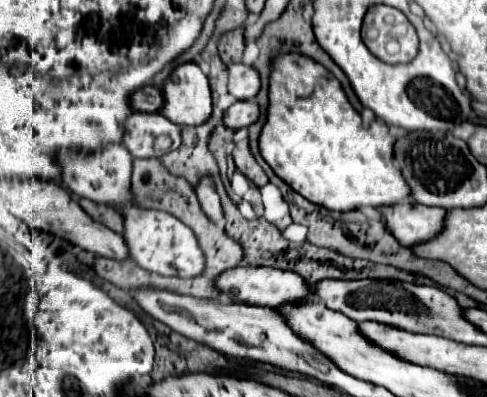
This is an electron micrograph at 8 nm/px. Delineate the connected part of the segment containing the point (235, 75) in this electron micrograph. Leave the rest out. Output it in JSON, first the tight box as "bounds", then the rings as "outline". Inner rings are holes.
{"bounds":[227,64,261,100],"outline":[[[229,64],[227,74],[227,92],[235,96],[235,100],[249,100],[257,96],[261,82],[255,68],[249,64]]]}

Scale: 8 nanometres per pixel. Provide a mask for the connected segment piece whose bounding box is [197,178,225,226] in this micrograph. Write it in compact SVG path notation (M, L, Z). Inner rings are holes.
M203 178L197 186L197 198L199 198L199 204L203 208L203 212L209 216L209 220L213 220L217 226L223 226L225 224L225 218L223 218L223 210L221 210L221 202L219 202L219 196L213 188L213 182L209 178Z

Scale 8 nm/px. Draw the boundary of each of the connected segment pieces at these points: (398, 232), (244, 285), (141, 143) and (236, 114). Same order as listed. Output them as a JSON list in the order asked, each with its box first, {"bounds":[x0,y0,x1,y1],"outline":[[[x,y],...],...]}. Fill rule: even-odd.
[{"bounds":[381,202,445,246],"outline":[[[413,202],[393,204],[393,208],[381,208],[381,216],[385,216],[385,226],[401,244],[411,246],[417,242],[431,240],[443,228],[445,210],[443,208],[429,208]]]},{"bounds":[217,266,311,308],"outline":[[[267,266],[229,268],[229,272],[221,272],[221,276],[217,276],[217,288],[221,288],[233,302],[269,306],[269,308],[279,308],[285,302],[301,302],[307,298],[307,294],[311,294],[311,288],[295,272],[285,272]]]},{"bounds":[123,112,181,158],"outline":[[[133,112],[125,120],[125,138],[123,146],[131,152],[133,158],[157,158],[159,152],[153,150],[153,142],[159,134],[167,134],[173,140],[173,148],[181,144],[179,126],[169,122],[161,114],[145,114],[145,112]]]},{"bounds":[223,102,259,130],"outline":[[[235,102],[233,106],[229,106],[225,110],[223,116],[223,124],[229,130],[239,130],[239,128],[247,128],[249,124],[253,124],[259,118],[259,108],[257,104],[249,104],[249,102]]]}]

